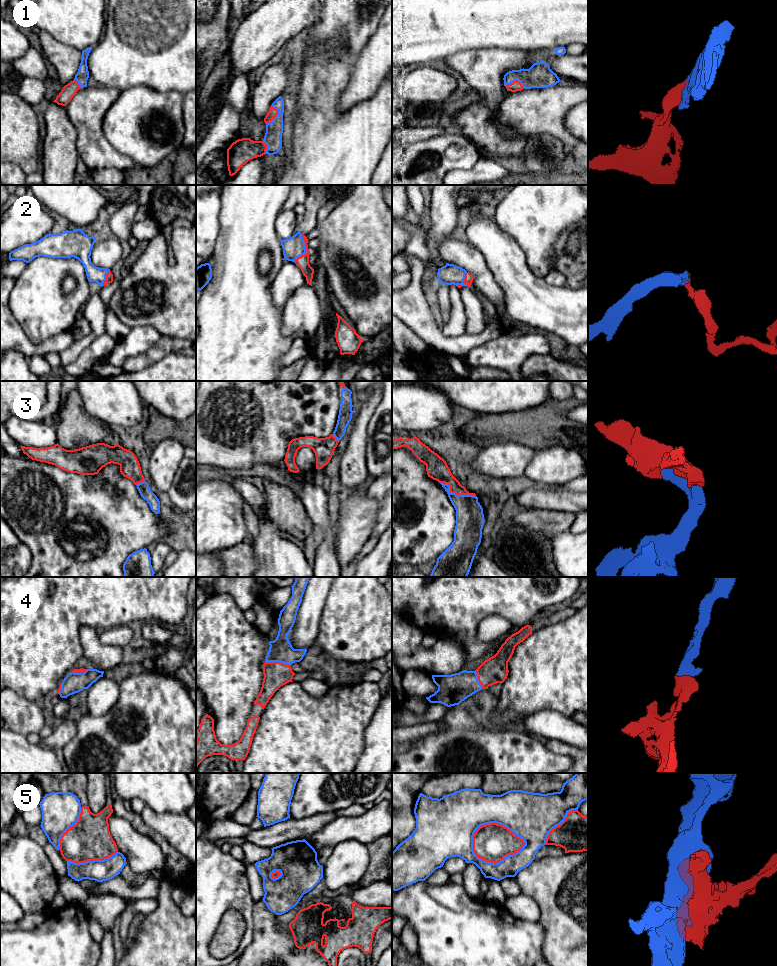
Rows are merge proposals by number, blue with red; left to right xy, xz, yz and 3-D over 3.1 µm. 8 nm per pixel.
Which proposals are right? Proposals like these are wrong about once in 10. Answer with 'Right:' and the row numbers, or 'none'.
Right: 1, 2, 3, 4

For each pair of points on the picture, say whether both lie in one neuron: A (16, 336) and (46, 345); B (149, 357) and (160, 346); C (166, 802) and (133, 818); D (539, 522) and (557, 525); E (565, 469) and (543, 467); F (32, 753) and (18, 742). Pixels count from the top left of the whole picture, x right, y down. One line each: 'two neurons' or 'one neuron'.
A: one neuron
B: one neuron
C: two neurons
D: one neuron
E: one neuron
F: one neuron

